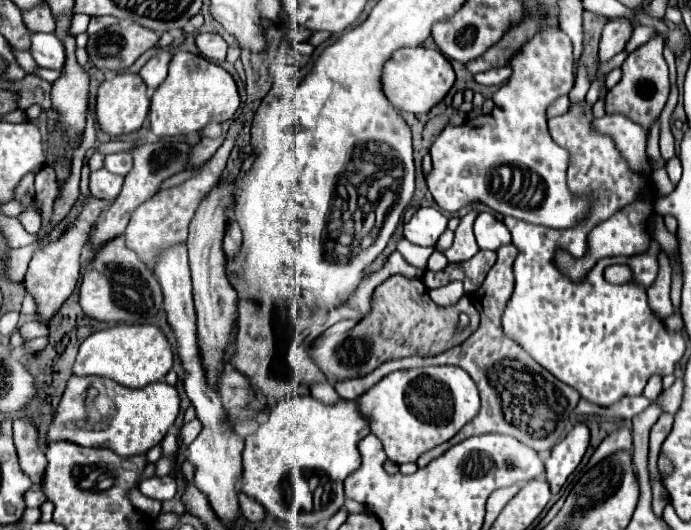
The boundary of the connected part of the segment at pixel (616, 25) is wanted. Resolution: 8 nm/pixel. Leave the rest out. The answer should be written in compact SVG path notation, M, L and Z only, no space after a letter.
M616 18L610 20L604 26L602 40L600 40L600 50L598 50L598 64L604 64L612 60L616 54L620 54L632 34L632 24L628 18Z

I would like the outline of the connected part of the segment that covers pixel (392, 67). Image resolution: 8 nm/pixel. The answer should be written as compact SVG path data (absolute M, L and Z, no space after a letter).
M402 48L400 52L392 54L392 60L384 66L384 92L388 100L392 102L394 108L412 112L412 114L422 114L430 112L438 102L446 98L450 88L454 86L454 68L446 60L444 54L438 50L428 50L428 48Z

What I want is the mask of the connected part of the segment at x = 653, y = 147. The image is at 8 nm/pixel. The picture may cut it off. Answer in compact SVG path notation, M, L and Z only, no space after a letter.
M656 120L652 124L652 130L650 130L650 136L648 136L648 158L656 158L658 166L662 168L664 166L664 160L660 158L660 152L658 152L658 134L660 134L660 120Z

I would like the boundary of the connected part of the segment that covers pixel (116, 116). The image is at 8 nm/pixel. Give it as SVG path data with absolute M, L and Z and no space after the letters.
M128 72L116 74L112 80L104 80L98 88L96 122L110 136L130 134L130 132L140 130L146 116L148 116L148 108L150 108L150 100L146 98L146 88L144 88L138 74L128 74Z

